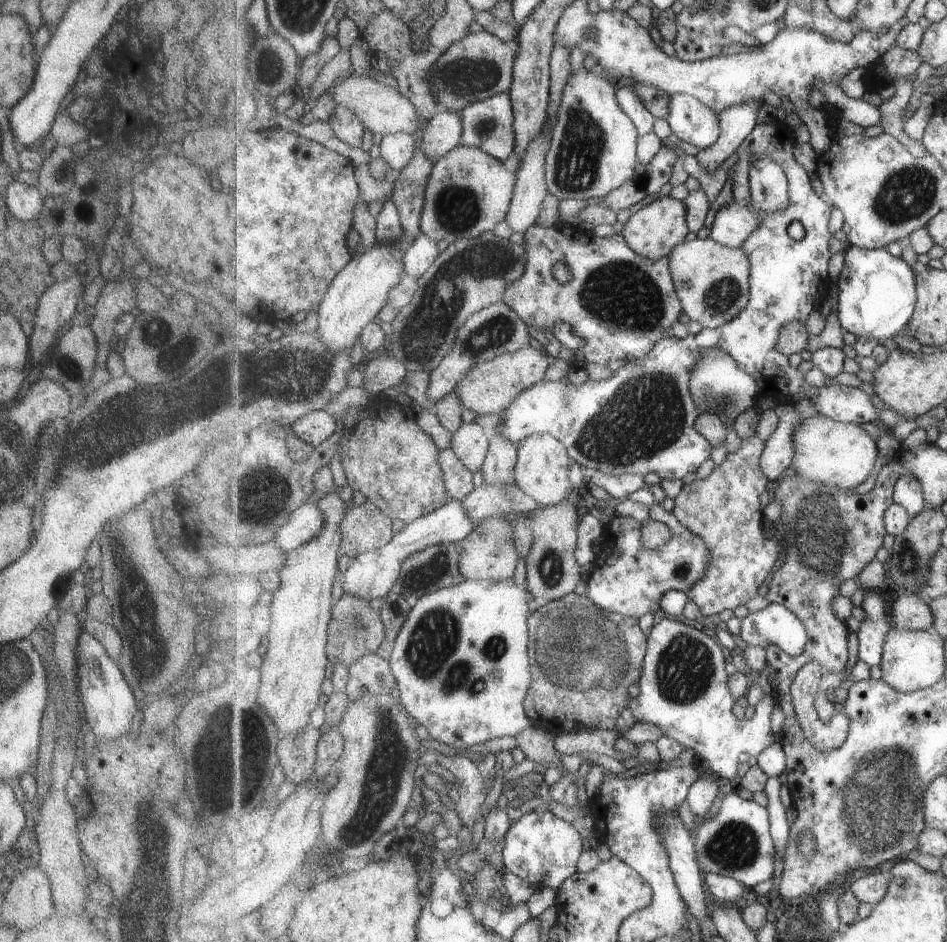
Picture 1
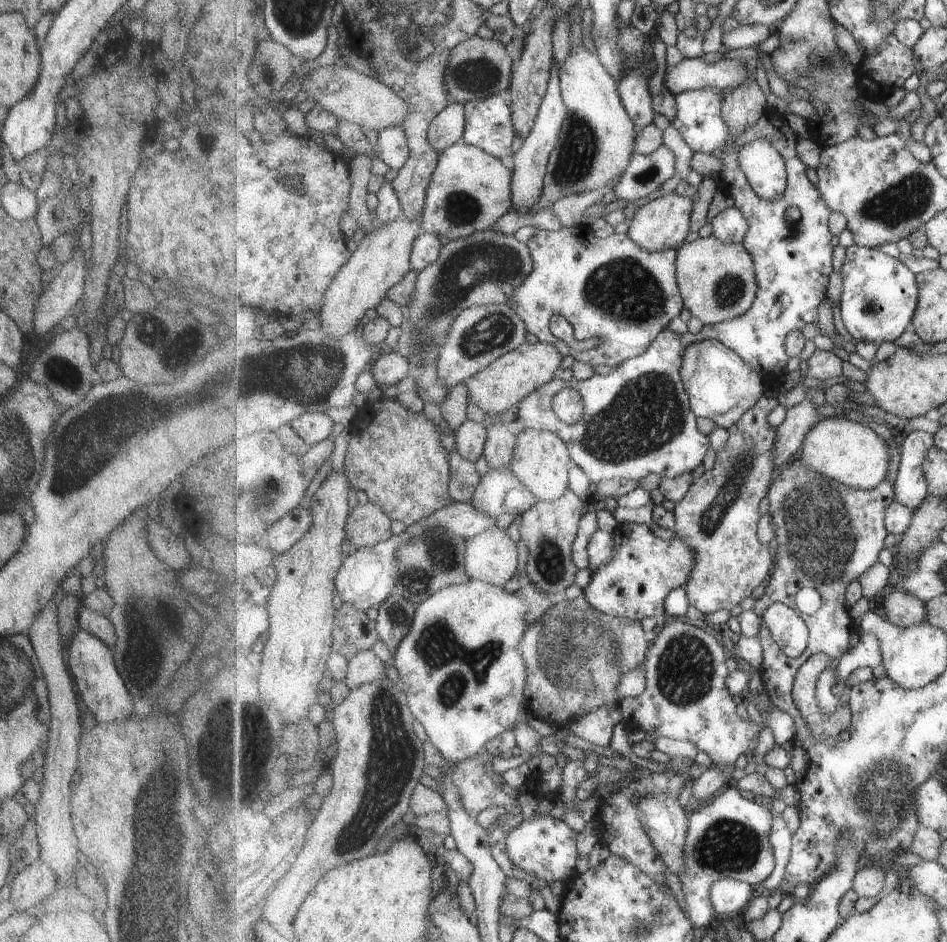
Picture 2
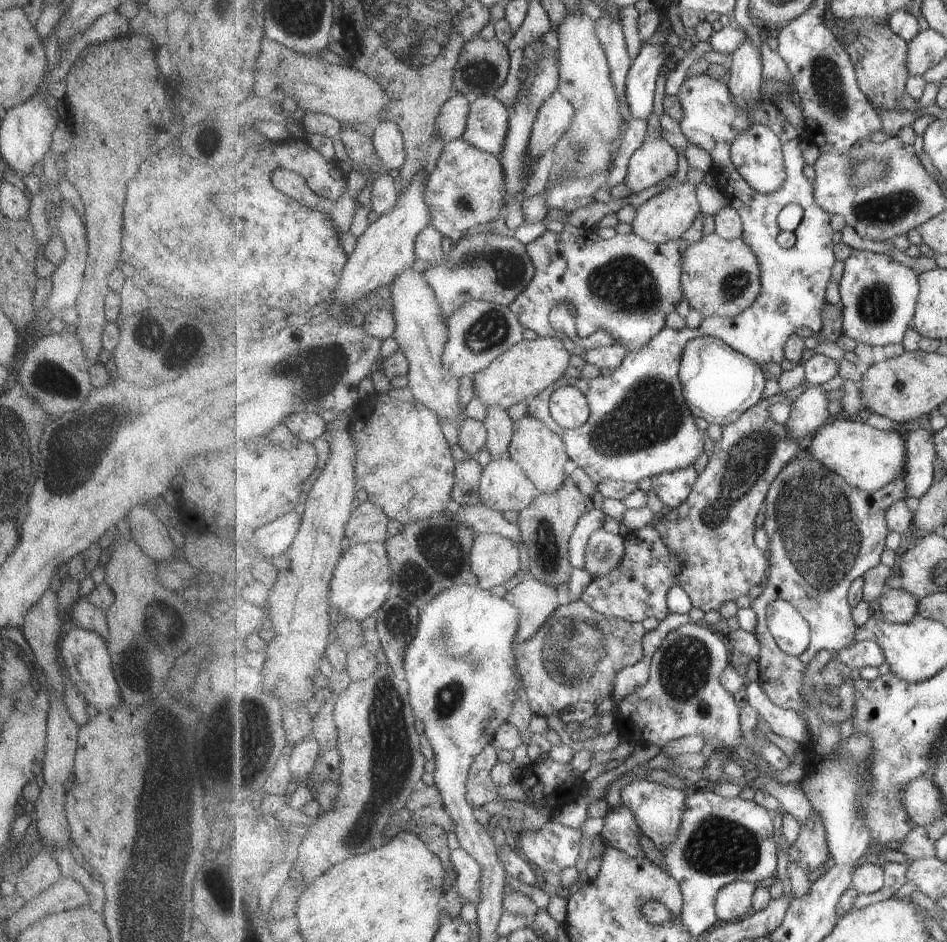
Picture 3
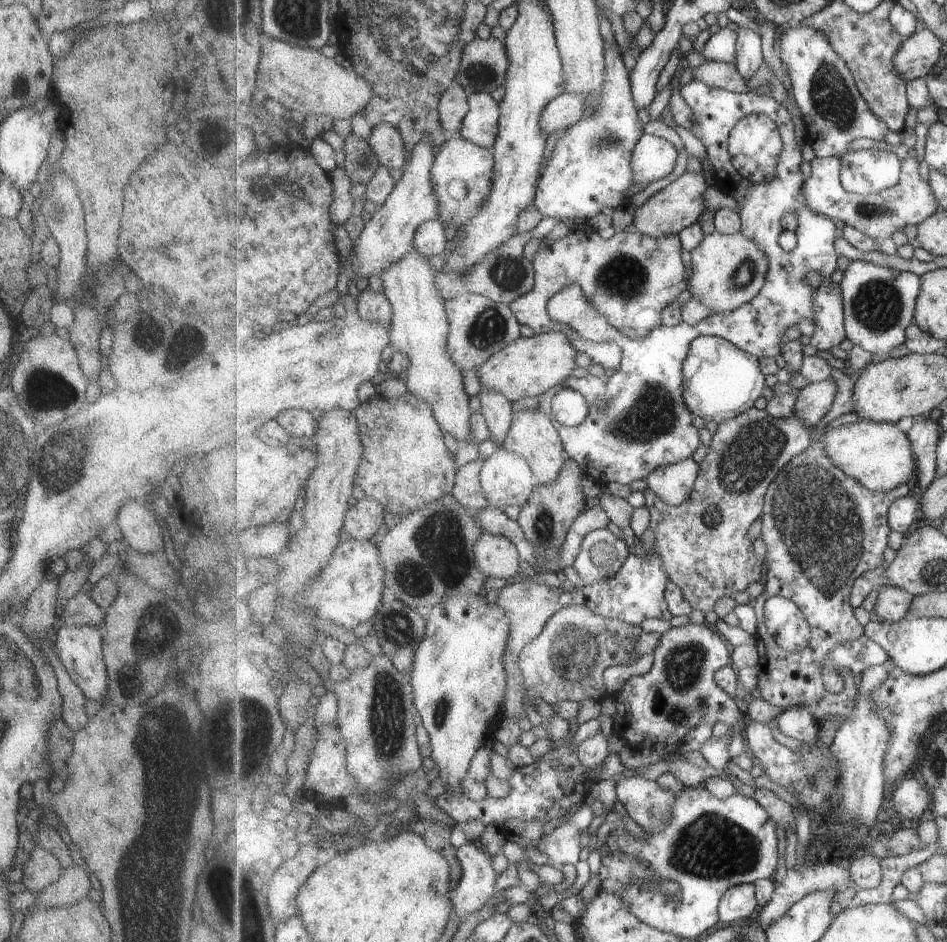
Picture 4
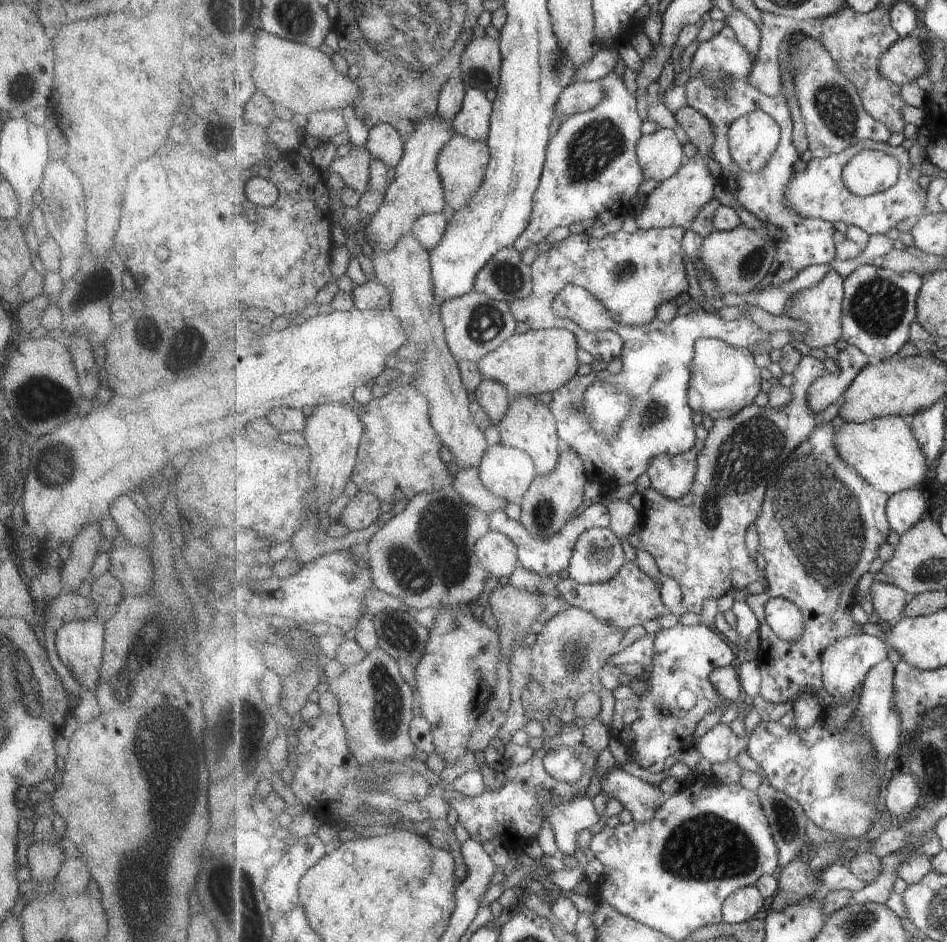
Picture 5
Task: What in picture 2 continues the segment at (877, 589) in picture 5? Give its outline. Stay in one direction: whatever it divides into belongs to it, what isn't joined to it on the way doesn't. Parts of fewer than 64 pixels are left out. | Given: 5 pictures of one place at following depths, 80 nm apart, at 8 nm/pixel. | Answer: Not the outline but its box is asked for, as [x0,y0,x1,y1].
[883,588,928,628]

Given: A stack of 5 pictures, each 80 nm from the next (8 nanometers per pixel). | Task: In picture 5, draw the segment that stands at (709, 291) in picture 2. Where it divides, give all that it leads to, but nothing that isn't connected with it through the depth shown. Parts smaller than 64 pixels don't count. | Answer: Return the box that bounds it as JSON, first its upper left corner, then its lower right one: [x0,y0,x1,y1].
[700,226,776,295]

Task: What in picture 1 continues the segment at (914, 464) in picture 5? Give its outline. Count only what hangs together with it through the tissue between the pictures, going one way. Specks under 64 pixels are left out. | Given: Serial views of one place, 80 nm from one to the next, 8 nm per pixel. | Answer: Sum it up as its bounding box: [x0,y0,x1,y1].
[791,414,879,490]

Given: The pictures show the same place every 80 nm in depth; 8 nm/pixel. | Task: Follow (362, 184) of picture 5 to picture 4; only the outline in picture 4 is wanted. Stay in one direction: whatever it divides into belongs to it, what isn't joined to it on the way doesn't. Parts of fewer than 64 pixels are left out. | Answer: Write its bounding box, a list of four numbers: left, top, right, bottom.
[343,134,381,185]

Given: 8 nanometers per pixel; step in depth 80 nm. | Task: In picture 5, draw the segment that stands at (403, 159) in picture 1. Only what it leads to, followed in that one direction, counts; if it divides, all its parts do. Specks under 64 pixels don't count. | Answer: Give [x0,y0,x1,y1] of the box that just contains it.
[366,124,405,168]

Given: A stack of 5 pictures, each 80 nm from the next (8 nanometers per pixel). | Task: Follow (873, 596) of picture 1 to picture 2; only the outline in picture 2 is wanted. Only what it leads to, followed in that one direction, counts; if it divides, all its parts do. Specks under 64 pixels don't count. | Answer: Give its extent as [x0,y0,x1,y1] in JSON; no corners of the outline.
[835,633,884,683]

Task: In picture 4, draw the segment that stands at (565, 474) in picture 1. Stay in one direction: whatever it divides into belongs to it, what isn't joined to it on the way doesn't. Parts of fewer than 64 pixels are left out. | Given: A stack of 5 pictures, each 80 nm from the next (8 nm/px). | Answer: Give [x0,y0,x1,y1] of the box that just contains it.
[504,408,568,485]

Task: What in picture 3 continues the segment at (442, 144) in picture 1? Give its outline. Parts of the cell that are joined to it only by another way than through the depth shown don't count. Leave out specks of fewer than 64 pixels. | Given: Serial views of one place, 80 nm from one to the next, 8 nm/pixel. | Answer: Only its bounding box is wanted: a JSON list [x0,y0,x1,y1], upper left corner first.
[436,92,471,144]

